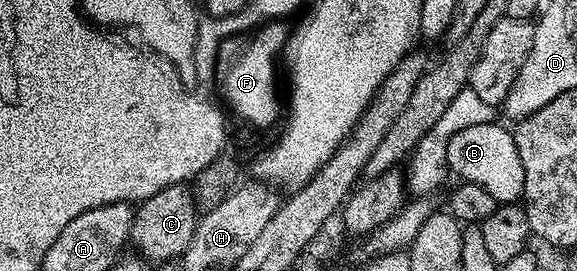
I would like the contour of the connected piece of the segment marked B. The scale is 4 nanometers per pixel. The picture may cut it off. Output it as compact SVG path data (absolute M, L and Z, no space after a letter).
M493 120L486 124L474 124L470 128L462 128L454 136L450 136L450 144L446 148L446 160L449 171L457 174L460 182L478 184L494 196L497 204L512 204L521 197L520 161L513 131L499 126Z

